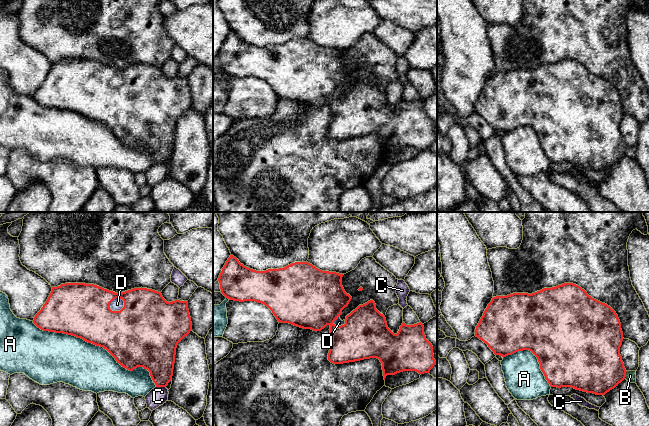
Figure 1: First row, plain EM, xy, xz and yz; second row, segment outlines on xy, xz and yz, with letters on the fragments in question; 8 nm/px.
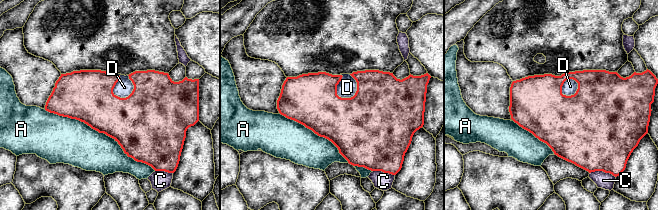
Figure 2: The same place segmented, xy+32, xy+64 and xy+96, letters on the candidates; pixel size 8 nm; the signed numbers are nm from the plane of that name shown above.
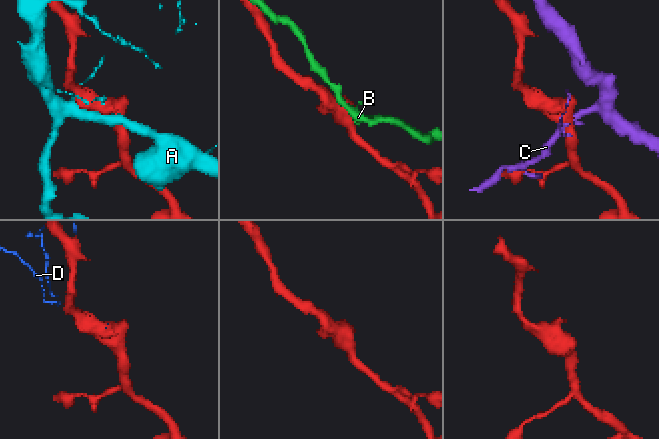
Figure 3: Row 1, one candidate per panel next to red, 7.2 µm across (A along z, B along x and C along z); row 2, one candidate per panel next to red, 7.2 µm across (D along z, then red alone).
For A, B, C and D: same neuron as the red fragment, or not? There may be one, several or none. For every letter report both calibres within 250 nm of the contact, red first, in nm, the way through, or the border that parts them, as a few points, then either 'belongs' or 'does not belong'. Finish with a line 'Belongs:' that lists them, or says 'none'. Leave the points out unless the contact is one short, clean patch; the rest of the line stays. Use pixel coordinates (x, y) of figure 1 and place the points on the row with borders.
A: calibres 400 and 380 nm; does not belong
B: calibres 420 and 80 nm; border yz (627, 371), (624, 378); does not belong
C: calibres 280 and 150 nm; does not belong
D: calibres 500 and 100 nm; belongs
Belongs: D

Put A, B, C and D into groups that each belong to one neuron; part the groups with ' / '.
A / B / C / D

